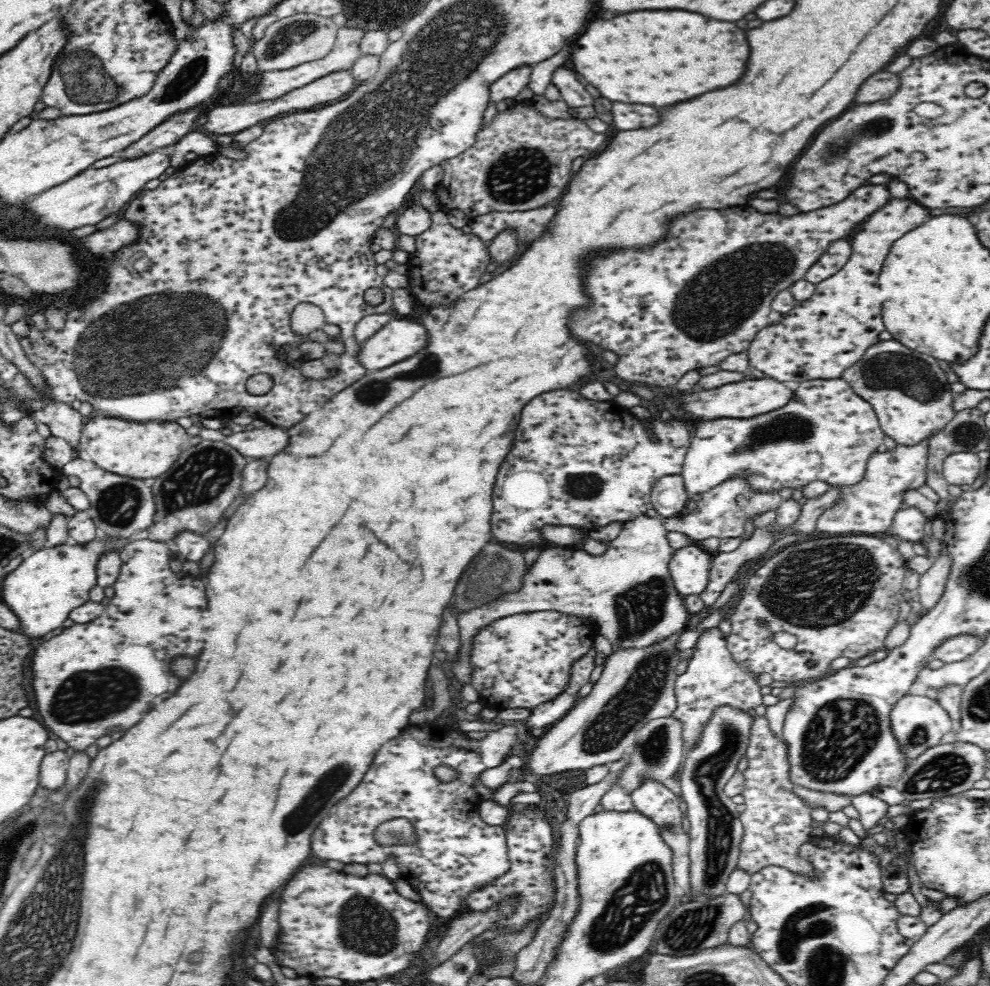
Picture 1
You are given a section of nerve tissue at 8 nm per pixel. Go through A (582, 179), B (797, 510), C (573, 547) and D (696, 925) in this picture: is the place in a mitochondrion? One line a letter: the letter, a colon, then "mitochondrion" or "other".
A: other
B: other
C: other
D: mitochondrion

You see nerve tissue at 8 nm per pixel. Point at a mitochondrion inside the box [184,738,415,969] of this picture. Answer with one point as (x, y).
(365, 926)

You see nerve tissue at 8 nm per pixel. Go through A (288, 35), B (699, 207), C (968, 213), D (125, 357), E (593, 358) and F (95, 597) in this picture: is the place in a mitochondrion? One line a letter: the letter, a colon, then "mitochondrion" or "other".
A: mitochondrion
B: other
C: other
D: mitochondrion
E: other
F: other

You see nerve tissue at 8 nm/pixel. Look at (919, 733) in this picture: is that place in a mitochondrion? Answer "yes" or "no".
yes

